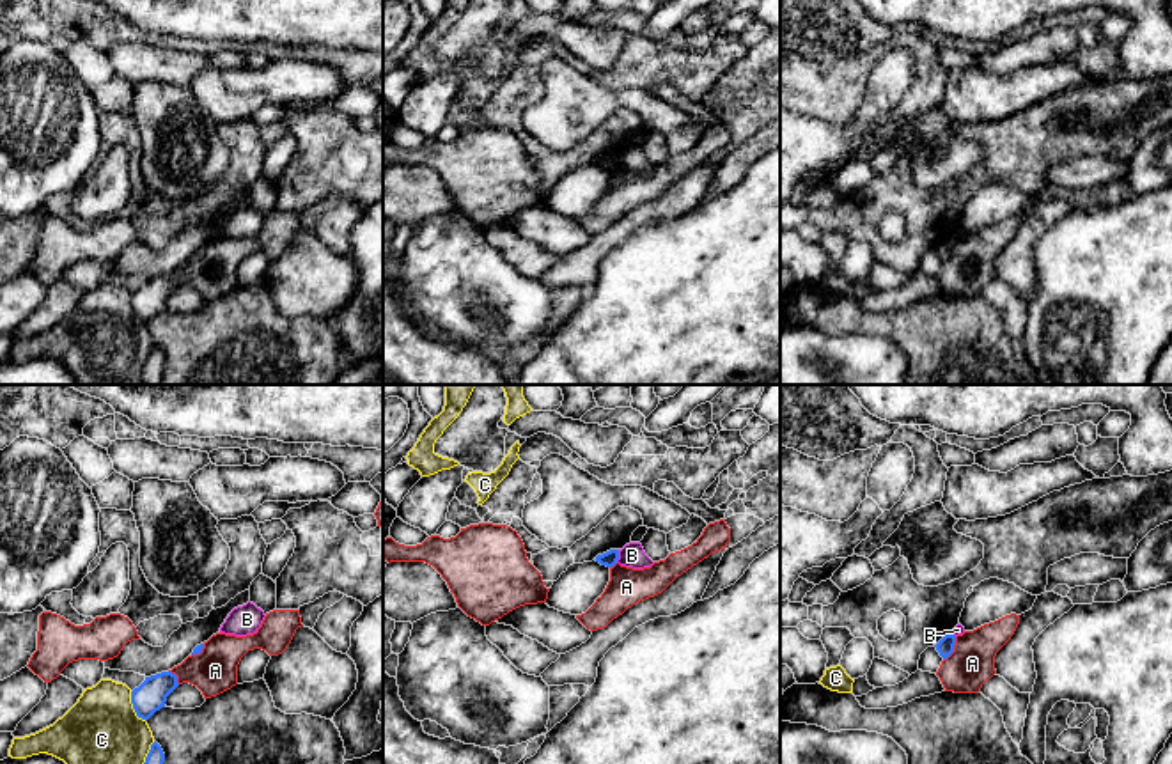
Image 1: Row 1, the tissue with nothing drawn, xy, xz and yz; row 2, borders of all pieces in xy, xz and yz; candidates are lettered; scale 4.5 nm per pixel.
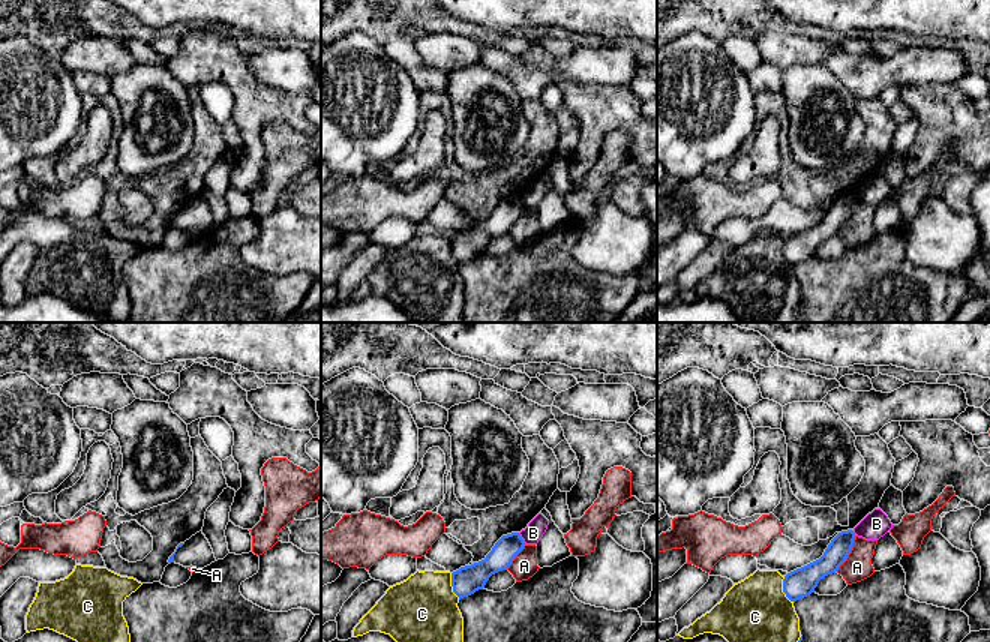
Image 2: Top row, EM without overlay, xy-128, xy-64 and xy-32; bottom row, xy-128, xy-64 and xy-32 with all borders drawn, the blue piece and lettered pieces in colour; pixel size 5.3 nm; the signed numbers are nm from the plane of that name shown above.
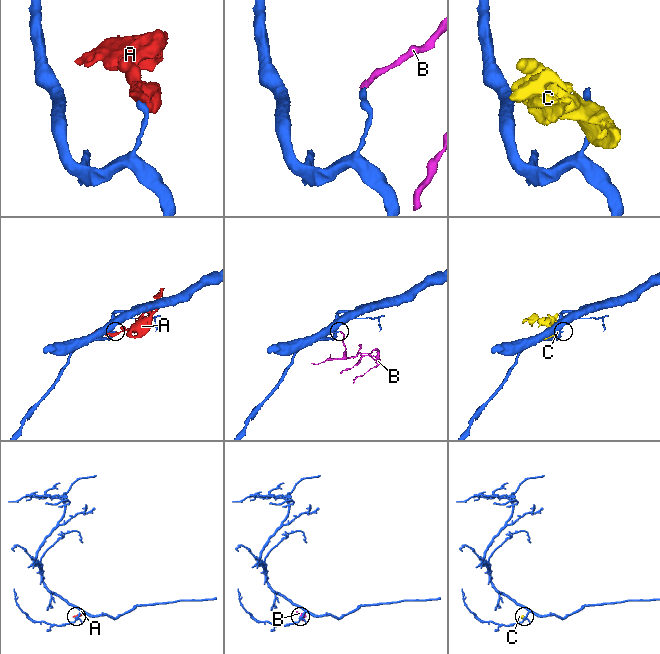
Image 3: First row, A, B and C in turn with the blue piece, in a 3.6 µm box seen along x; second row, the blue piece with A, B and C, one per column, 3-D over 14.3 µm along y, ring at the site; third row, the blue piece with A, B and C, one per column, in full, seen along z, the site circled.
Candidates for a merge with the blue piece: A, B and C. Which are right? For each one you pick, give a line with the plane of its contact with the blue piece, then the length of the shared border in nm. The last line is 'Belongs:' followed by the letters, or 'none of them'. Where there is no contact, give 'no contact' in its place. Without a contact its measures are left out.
Belongs: none of them

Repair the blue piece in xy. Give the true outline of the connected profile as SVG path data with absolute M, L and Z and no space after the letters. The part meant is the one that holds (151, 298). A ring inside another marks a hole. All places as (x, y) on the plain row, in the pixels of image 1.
M172 275L145 280L145 284L131 294L131 307L137 319L147 324L156 314L165 310L167 300L177 289L177 278Z

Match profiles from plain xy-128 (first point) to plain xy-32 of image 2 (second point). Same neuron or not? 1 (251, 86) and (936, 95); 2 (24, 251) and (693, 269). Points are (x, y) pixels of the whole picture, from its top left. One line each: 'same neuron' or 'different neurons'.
1: same neuron
2: same neuron

